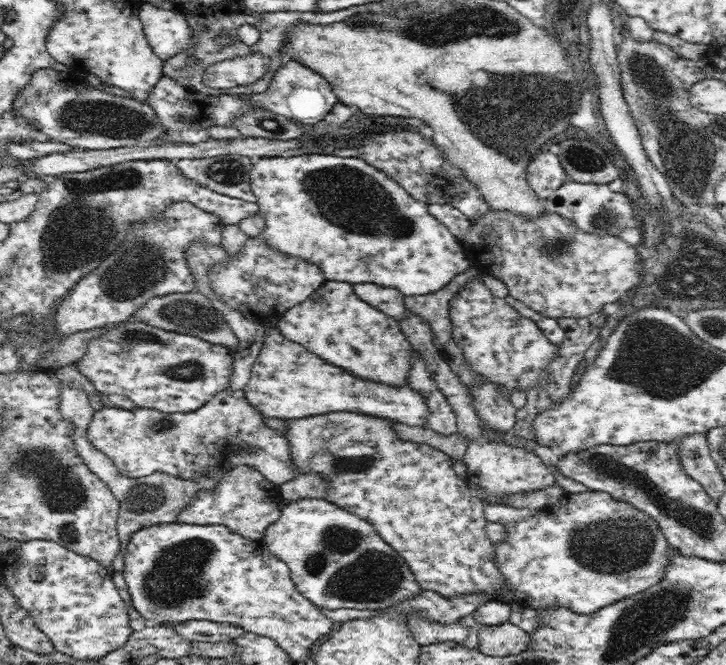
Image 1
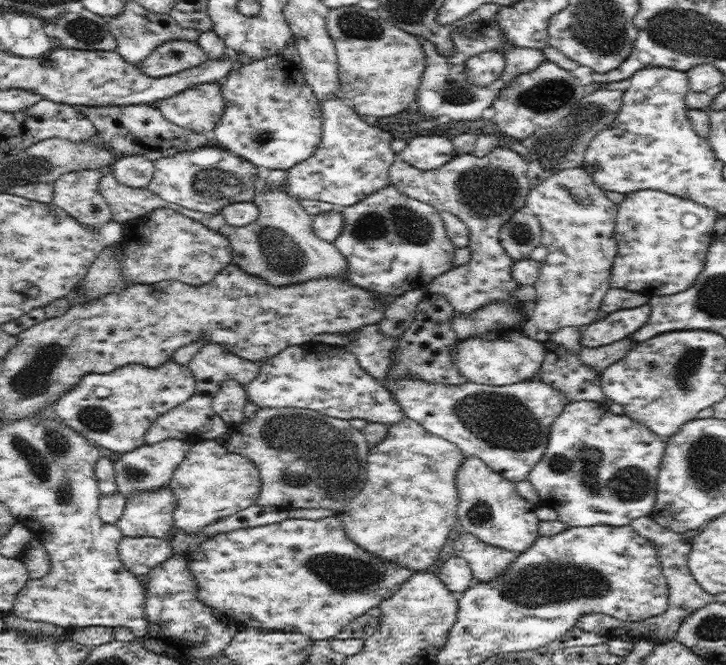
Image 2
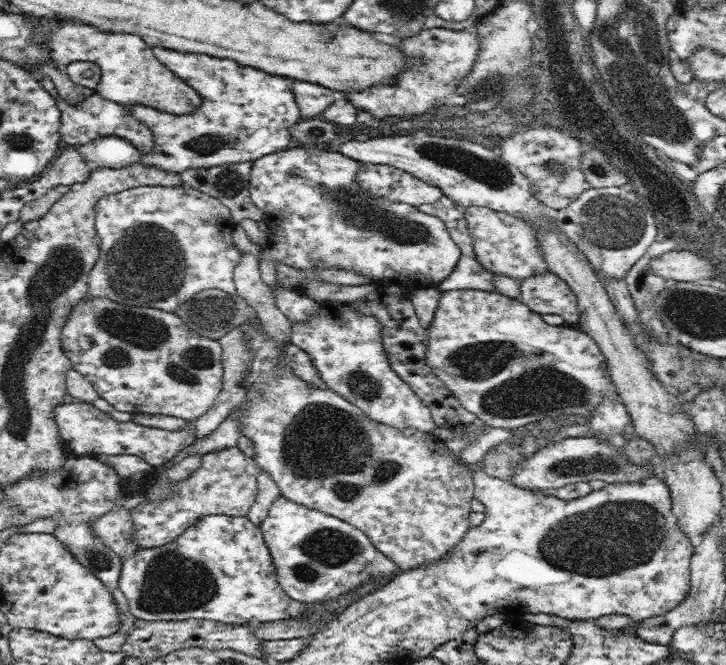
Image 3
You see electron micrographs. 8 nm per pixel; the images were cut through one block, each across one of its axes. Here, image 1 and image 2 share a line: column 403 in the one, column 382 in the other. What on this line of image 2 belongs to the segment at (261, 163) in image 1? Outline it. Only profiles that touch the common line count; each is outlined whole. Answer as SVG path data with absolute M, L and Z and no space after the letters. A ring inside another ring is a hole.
M392 184L366 195L352 206L345 206L339 210L344 218L344 227L333 244L348 263L346 278L356 286L388 297L397 297L408 291L427 288L432 279L454 267L452 260L456 246L448 236L440 211L428 203L402 194Z

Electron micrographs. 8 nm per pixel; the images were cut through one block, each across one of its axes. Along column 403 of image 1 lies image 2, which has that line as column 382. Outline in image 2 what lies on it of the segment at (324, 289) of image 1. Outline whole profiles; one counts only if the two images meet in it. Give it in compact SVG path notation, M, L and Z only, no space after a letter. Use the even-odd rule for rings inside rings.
M368 323L359 329L356 329L355 331L344 331L342 333L356 334L354 337L352 337L352 339L350 339L350 343L348 343L348 345L345 347L350 350L350 352L352 352L356 358L358 358L358 362L360 362L360 366L362 366L362 370L364 370L364 372L368 372L370 376L376 378L378 382L384 385L393 394L395 399L403 408L405 416L420 423L420 426L423 426L426 430L428 430L428 432L432 432L432 434L436 434L442 438L448 439L448 441L452 441L452 443L456 444L456 446L460 448L460 451L462 451L462 454L464 454L465 457L480 458L480 461L483 461L491 470L494 470L504 479L510 480L514 483L527 480L529 475L532 473L532 470L536 467L536 464L539 464L542 461L542 458L544 457L544 454L547 450L552 423L568 404L568 402L566 402L566 396L564 396L564 394L560 394L560 390L554 390L550 384L544 384L544 382L540 382L540 379L527 379L526 381L504 386L485 385L468 380L466 383L464 383L464 385L444 385L440 383L428 382L424 379L416 379L416 377L412 377L412 375L410 375L410 377L400 377L400 379L396 381L396 379L390 379L390 377L388 377L388 370L390 370L390 368L392 368L392 364L394 364L392 358L394 358L394 346L398 346L398 337L384 335L384 333L380 331L380 325L378 325L378 323Z

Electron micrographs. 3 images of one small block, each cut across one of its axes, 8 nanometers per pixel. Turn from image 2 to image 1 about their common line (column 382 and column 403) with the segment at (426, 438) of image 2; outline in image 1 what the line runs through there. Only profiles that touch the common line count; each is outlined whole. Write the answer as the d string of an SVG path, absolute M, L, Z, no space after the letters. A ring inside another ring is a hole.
M331 412L319 414L316 416L307 416L304 418L289 419L288 428L285 430L285 435L290 445L292 452L292 463L296 470L300 470L302 475L315 473L324 478L328 482L328 494L326 500L337 504L338 507L351 511L358 515L360 519L370 522L374 526L374 530L387 542L404 560L409 564L418 585L422 591L436 592L446 598L459 597L460 595L468 594L492 594L493 598L502 600L508 604L512 604L508 591L508 583L500 574L497 562L494 543L488 538L485 531L488 520L485 518L484 506L485 502L477 494L474 494L470 483L466 479L459 478L453 470L453 460L448 457L445 452L436 450L428 444L420 444L412 441L404 441L398 431L392 427L392 421L382 417L370 417L364 413L353 412Z

